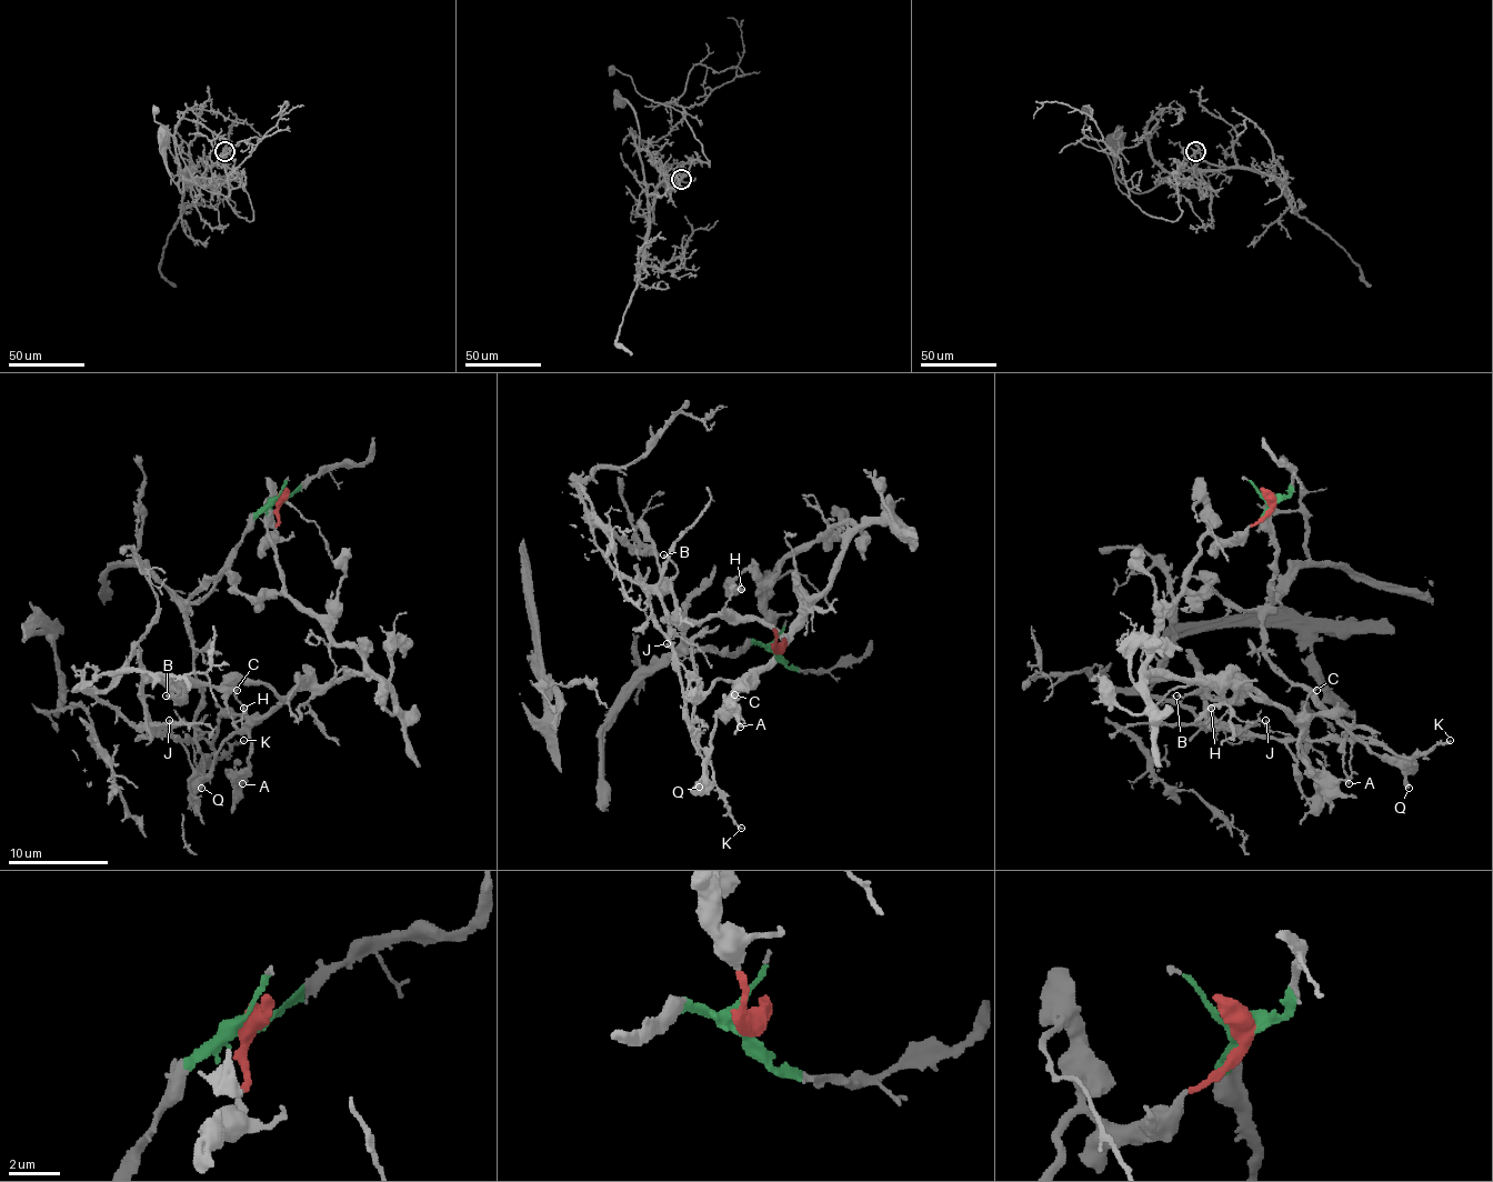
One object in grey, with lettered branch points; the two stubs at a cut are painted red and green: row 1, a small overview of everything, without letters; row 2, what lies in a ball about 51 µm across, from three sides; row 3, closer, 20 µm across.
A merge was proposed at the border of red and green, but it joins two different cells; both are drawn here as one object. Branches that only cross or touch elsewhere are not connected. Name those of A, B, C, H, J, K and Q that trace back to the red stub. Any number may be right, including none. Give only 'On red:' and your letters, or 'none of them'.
On red: A, B, C, H, Q

